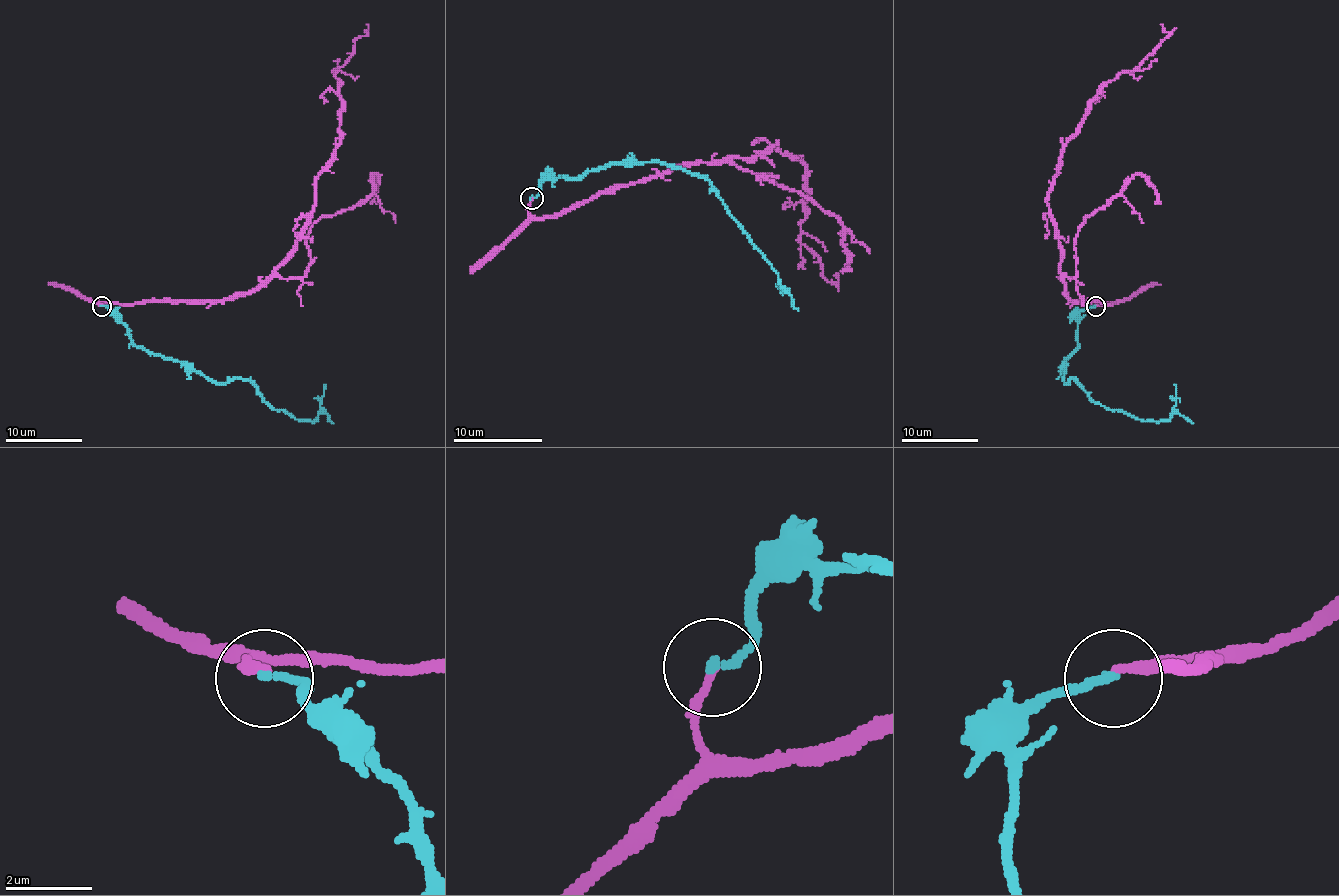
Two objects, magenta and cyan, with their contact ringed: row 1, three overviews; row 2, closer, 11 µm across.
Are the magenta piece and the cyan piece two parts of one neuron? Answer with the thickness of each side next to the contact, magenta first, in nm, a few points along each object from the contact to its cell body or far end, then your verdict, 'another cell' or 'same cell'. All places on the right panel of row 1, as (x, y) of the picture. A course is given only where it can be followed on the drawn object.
calibres 170 and 180 nm; course magenta (1095, 305), (1112, 304), (1074, 302), (1064, 292), (1047, 192), (1087, 103), (1168, 36), (1160, 24); course cyan (1095, 305), (1079, 313), (1066, 383), (1074, 379), (1095, 402), (1145, 421), (1170, 417), (1174, 384); another cell

